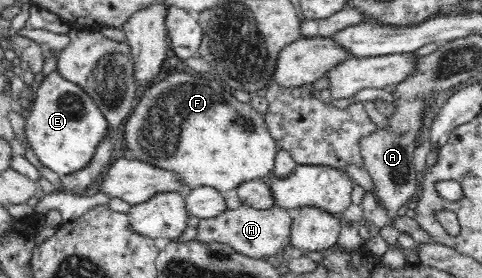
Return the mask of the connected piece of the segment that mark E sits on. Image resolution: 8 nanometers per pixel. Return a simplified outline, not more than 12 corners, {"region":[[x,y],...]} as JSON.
{"region":[[58,71],[30,99],[26,136],[60,176],[86,168],[110,127]]}

